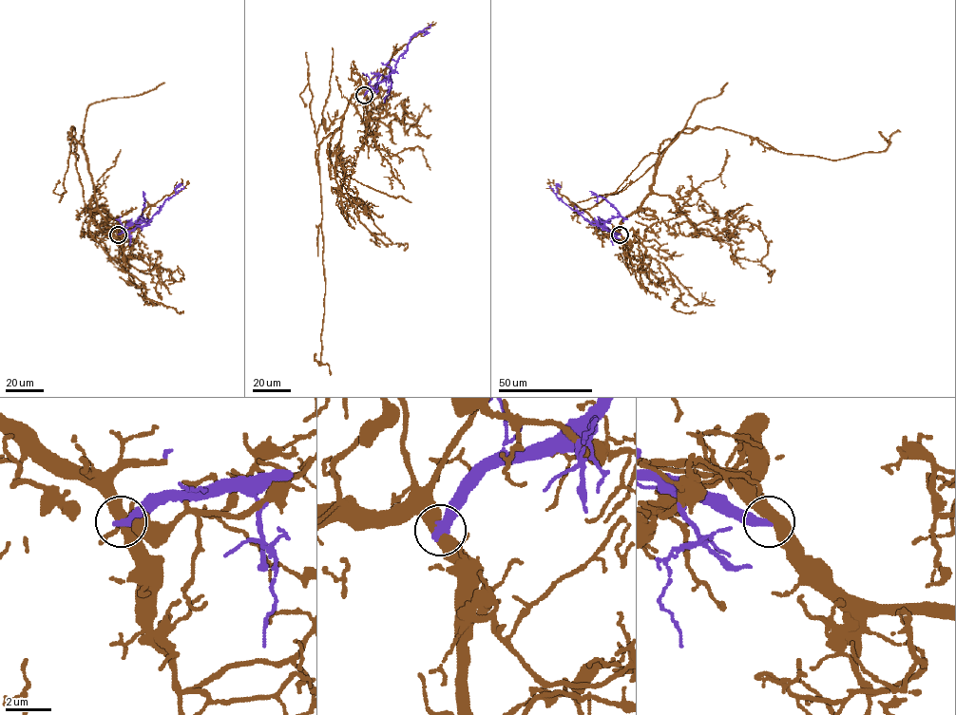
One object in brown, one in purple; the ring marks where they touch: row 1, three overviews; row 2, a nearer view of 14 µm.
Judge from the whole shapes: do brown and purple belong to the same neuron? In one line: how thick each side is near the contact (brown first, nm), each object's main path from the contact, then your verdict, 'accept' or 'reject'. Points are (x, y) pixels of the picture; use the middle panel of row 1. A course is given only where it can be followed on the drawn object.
500 nm thick on the brown side, 440 nm on the other; brown runs (364, 95), (353, 96), (341, 125), (319, 144), (317, 159), (325, 288), (321, 358), (330, 375); purple runs (364, 95), (394, 70), (414, 34), (420, 30), (429, 32); reject

